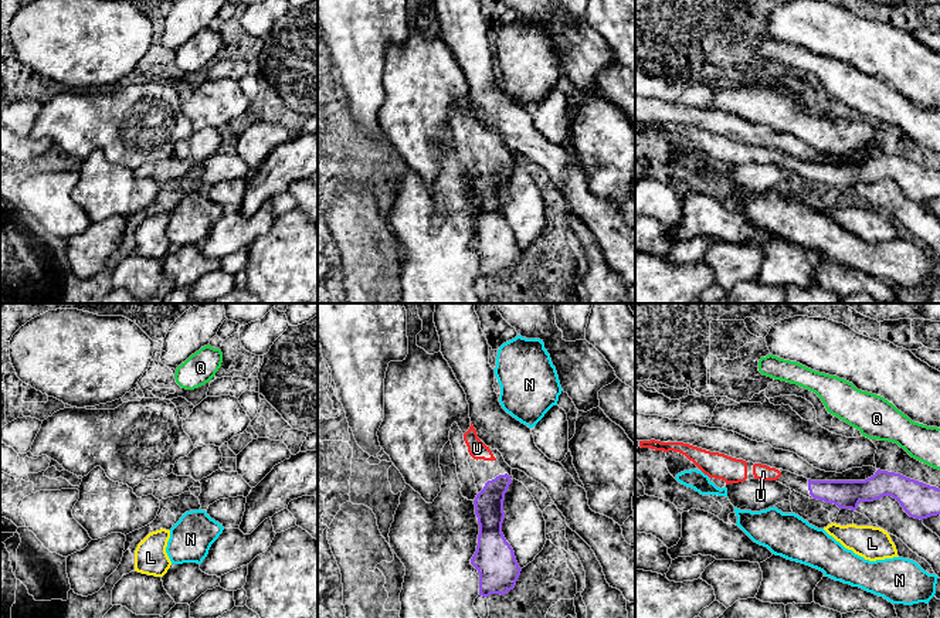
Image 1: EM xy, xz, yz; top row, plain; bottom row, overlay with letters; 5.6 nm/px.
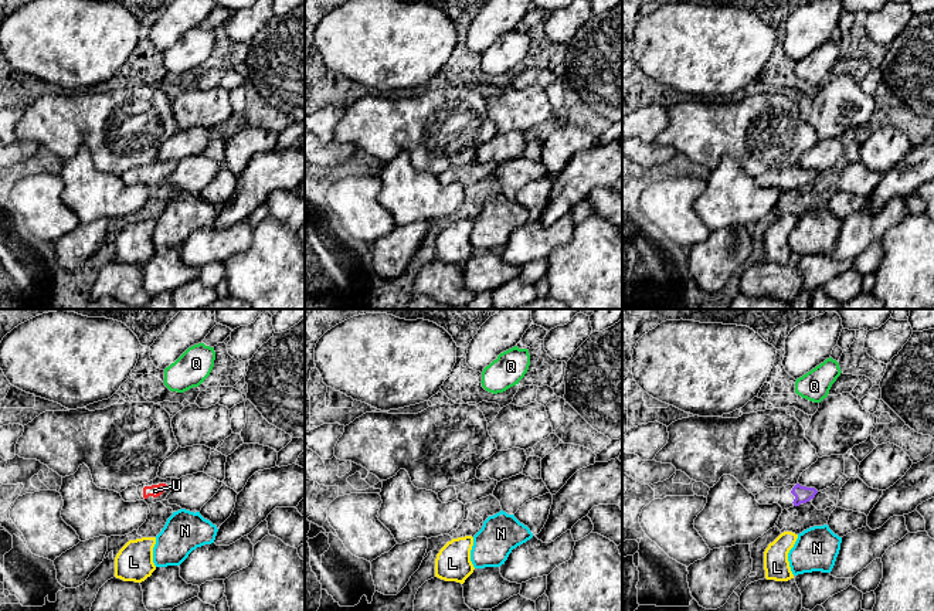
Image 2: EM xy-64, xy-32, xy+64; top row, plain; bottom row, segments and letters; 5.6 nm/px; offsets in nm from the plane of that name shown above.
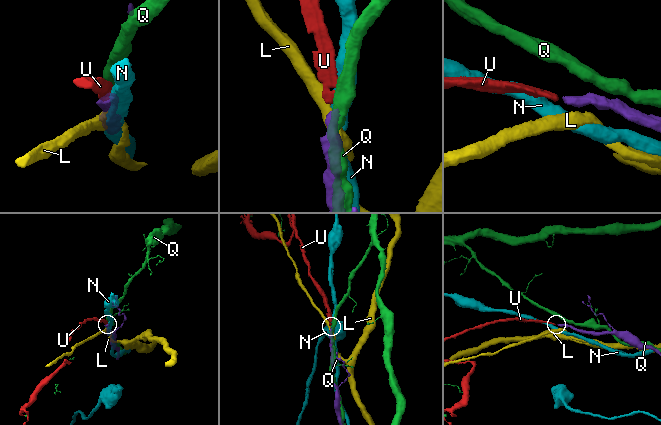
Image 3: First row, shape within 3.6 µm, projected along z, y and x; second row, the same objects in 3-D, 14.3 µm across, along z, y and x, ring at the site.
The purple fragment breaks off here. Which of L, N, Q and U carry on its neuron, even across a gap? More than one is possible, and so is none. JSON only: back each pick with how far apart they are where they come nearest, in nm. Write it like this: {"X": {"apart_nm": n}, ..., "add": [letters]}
{"U": {"apart_nm": 90}, "add": ["U"]}

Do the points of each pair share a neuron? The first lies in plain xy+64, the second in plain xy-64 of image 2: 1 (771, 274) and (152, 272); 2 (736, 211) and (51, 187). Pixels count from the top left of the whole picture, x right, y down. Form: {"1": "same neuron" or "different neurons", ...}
{"1": "different neurons", "2": "different neurons"}

